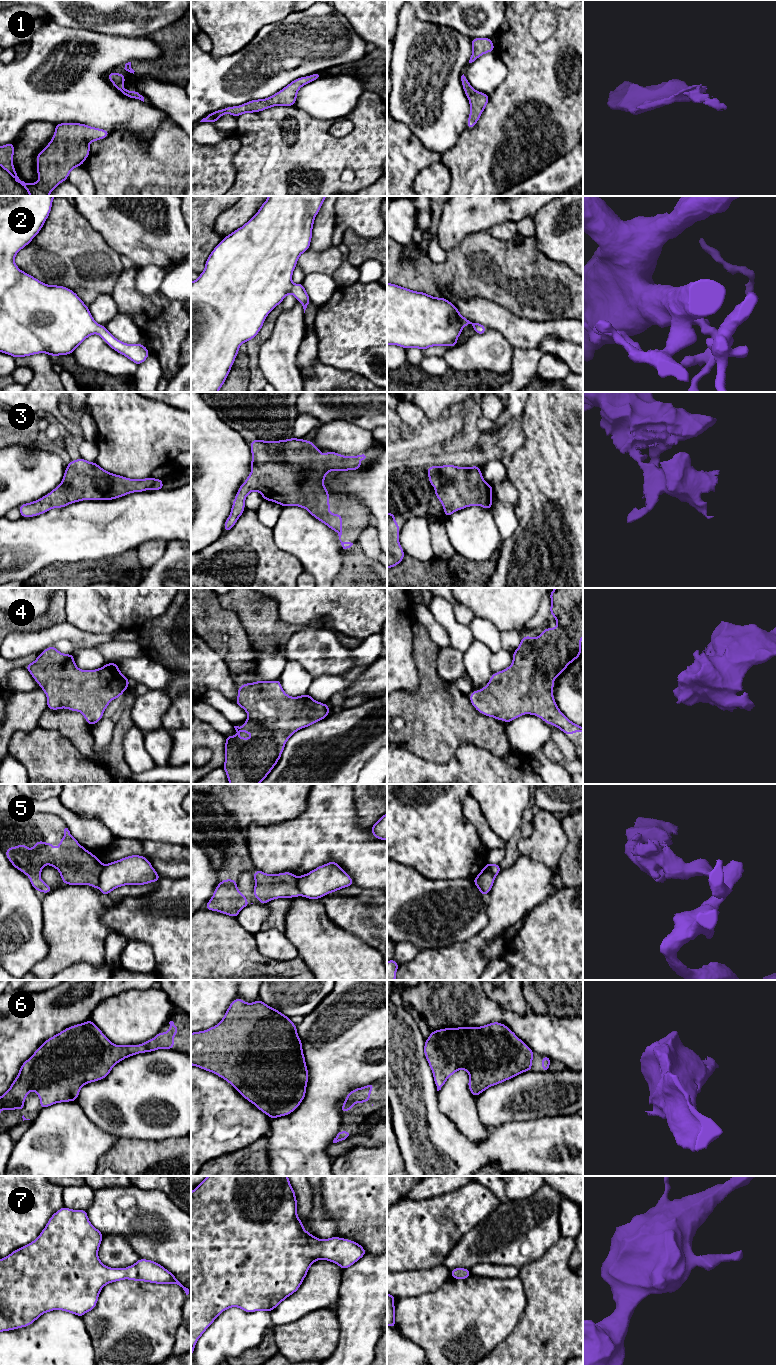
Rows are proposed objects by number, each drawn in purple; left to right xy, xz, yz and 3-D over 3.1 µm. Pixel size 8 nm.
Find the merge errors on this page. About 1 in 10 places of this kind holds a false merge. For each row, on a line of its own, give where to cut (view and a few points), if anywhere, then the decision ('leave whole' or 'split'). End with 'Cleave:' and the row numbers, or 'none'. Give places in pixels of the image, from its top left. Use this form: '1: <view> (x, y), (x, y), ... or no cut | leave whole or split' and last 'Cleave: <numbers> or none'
1: no cut | leave whole
2: no cut | leave whole
3: no cut | leave whole
4: no cut | leave whole
5: xy (104, 865), (98, 886) | split
6: no cut | leave whole
7: no cut | leave whole
Cleave: 5

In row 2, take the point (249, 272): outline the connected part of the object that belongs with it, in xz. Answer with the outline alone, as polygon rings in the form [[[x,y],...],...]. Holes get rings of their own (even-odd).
[[[268,196],[258,212],[242,227],[224,237],[208,256],[204,271],[200,273],[197,280],[191,281],[191,392],[218,392],[220,390],[232,368],[240,345],[253,339],[259,333],[267,315],[275,306],[280,305],[288,294],[292,293],[295,296],[296,300],[302,304],[305,313],[311,300],[302,283],[292,282],[292,274],[299,256],[310,248],[314,220],[326,198],[327,196]]]

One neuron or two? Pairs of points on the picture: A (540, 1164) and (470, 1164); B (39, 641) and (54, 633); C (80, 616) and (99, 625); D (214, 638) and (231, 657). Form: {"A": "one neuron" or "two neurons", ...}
{"A": "one neuron", "B": "one neuron", "C": "one neuron", "D": "one neuron"}

